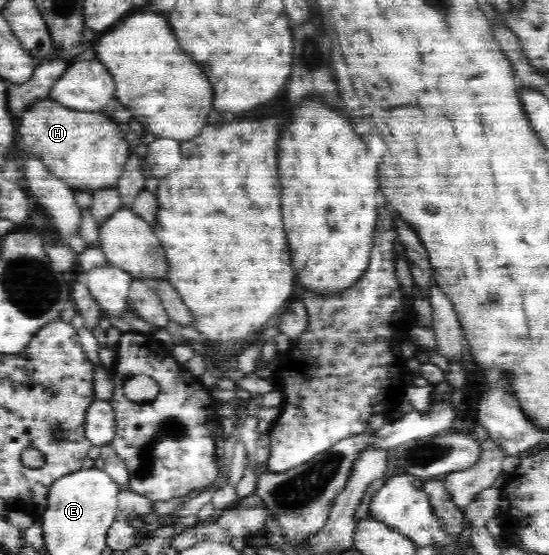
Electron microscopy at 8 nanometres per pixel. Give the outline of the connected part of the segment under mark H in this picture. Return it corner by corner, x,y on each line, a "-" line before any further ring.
40,100
30,104
30,108
20,116
19,142
22,142
24,152
33,156
42,154
39,159
52,168
52,174
66,180
68,186
92,193
113,187
120,180
122,172
125,172
131,155
120,126
98,112
66,110
66,106
58,106
58,102

